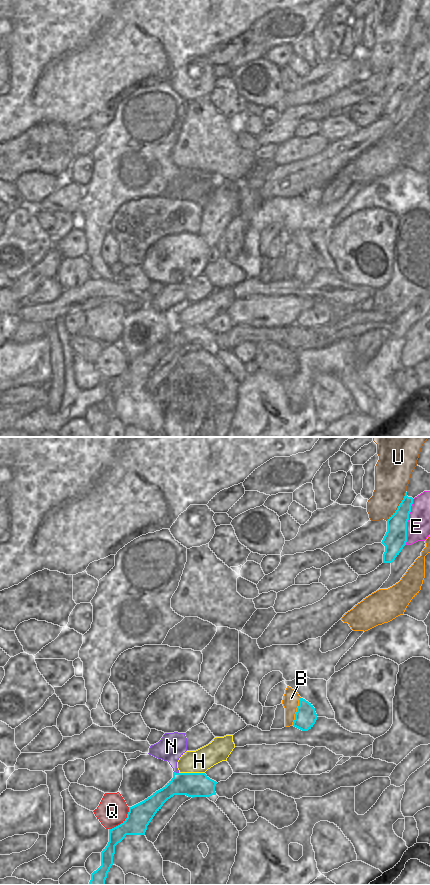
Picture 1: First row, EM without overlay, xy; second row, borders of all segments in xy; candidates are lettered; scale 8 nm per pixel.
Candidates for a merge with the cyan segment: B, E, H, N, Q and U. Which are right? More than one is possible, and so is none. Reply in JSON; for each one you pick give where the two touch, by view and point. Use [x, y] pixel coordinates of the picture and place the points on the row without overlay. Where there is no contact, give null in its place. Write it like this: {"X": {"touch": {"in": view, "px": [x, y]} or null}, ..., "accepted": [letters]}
{"accepted": []}

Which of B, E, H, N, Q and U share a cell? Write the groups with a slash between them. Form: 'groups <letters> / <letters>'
groups B / E / H / N / Q / U

